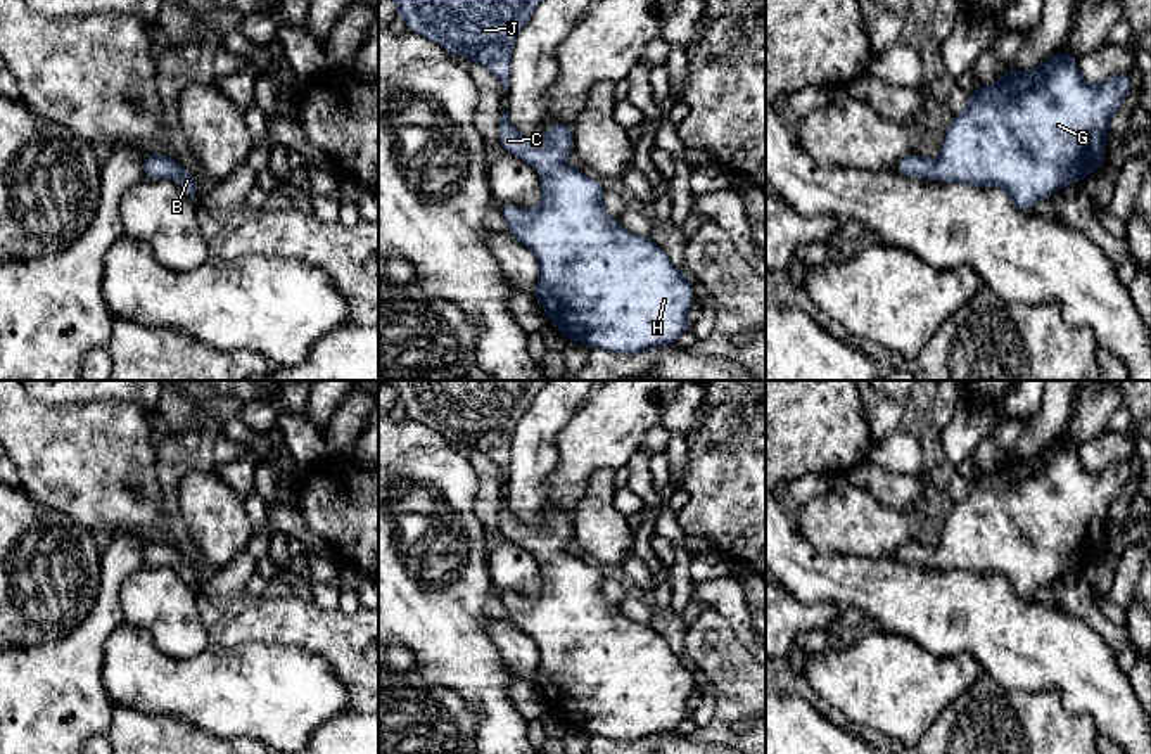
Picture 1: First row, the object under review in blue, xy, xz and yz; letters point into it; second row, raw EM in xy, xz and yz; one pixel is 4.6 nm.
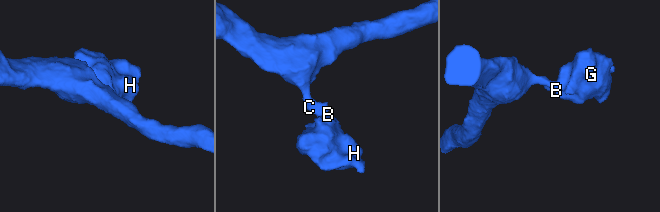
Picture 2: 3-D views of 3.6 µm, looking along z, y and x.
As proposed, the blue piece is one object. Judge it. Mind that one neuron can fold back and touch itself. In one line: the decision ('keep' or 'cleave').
keep

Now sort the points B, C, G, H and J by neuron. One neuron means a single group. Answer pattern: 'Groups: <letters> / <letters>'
Groups: B C G H J

